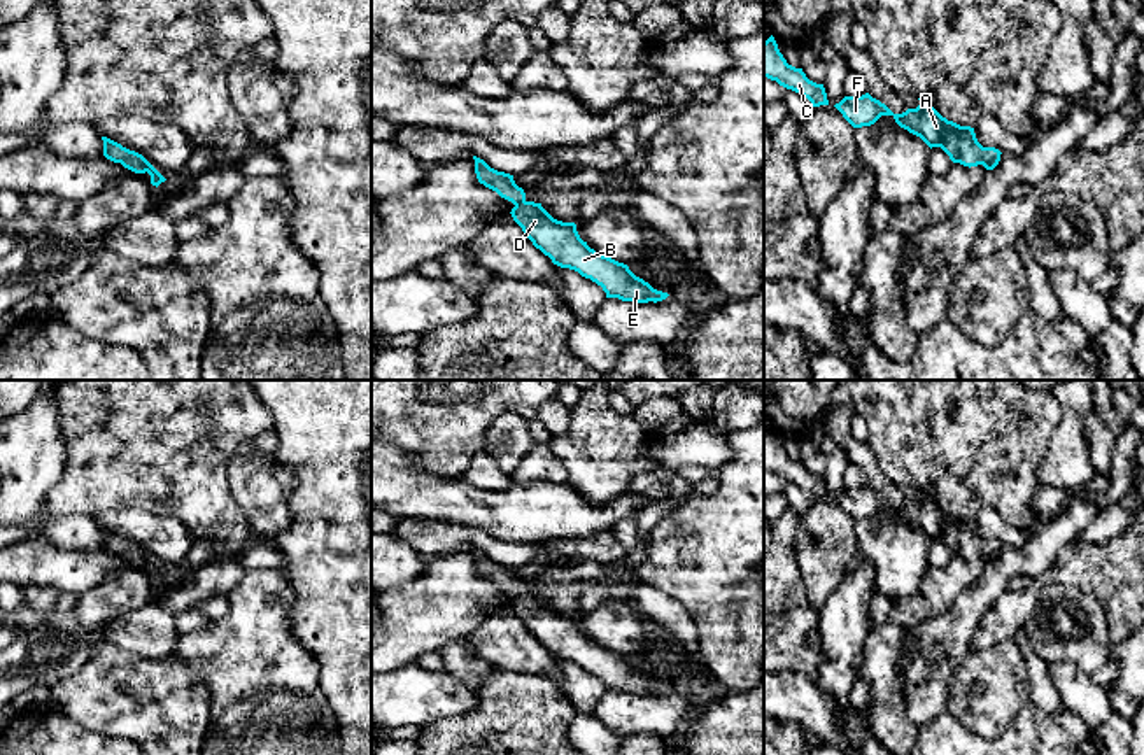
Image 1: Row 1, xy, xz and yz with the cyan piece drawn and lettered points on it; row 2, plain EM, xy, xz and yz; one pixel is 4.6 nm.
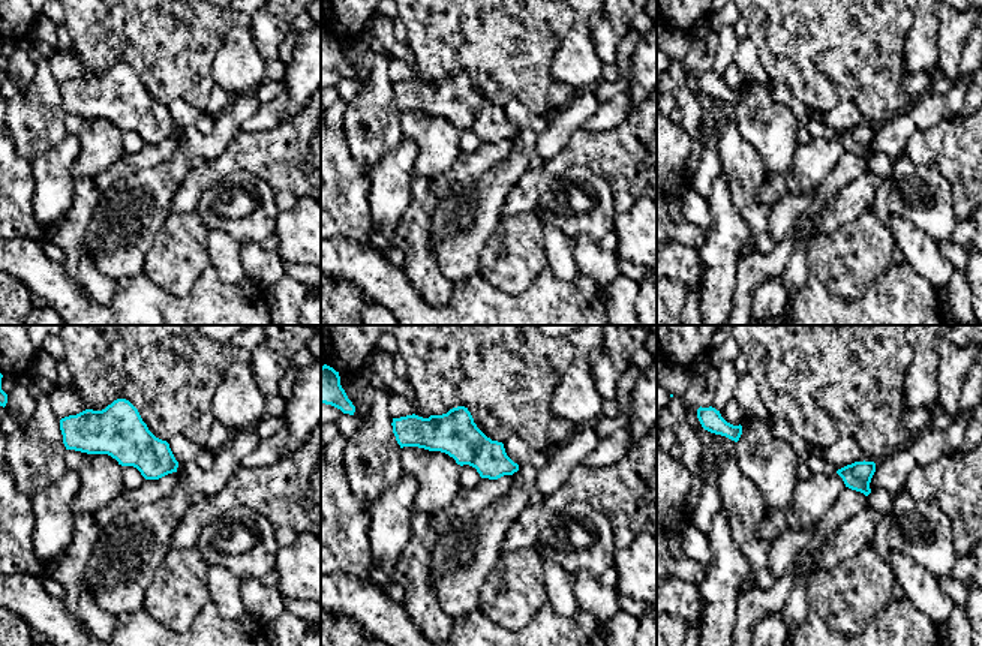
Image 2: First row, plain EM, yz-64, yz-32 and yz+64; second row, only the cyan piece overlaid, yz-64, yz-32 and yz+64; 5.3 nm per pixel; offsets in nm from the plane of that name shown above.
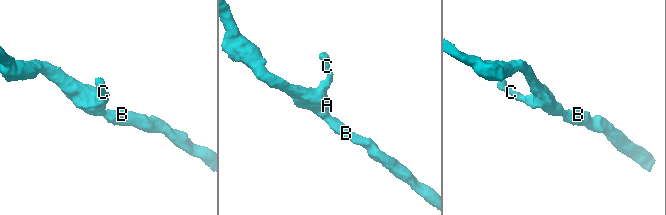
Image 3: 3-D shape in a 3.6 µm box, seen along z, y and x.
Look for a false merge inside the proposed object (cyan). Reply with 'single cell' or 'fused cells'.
single cell

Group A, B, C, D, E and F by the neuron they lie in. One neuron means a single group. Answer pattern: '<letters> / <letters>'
A B C D E F

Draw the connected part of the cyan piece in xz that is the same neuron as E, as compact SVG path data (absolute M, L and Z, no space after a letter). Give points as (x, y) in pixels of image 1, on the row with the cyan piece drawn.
M477 156L473 159L478 182L515 205L510 212L513 221L554 265L575 270L582 277L590 279L603 287L606 298L657 303L669 296L636 277L627 265L590 249L580 238L575 222L557 221L541 203L527 201L524 189L515 184L513 175L491 168Z

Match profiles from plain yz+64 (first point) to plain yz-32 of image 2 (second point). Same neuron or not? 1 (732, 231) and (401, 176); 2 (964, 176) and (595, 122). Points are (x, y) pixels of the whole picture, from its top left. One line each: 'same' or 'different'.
1: same
2: different

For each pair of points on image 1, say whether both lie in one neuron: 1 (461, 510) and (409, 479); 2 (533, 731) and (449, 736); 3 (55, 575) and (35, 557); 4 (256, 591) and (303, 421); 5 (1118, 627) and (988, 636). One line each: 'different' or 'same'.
1: same
2: same
3: same
4: different
5: same

